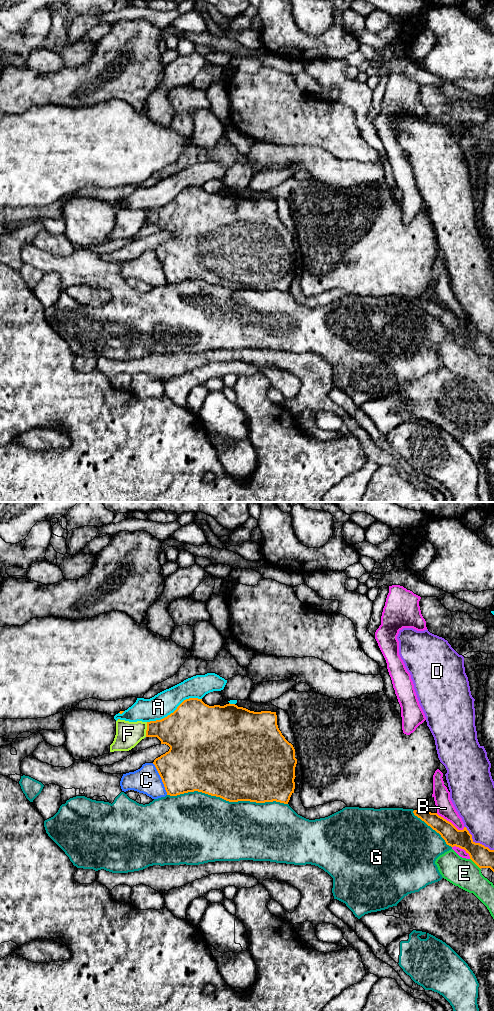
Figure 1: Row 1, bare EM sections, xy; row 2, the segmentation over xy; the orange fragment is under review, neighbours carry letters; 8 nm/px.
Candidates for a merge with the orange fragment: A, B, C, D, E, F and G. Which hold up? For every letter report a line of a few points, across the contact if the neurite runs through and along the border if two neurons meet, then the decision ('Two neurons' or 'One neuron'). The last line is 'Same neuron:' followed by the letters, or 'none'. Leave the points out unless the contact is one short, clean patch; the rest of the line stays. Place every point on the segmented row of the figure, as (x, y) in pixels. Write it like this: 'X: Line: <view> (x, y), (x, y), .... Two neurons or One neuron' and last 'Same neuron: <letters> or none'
A: Two neurons
B: Two neurons
C: Line: xy (152, 763), (167, 794). Two neurons
D: Two neurons
E: Two neurons
F: Two neurons
G: Two neurons
Same neuron: none

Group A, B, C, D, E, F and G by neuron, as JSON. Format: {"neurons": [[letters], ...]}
{"neurons": [["A"], ["B"], ["C", "G"], ["D"], ["E"], ["F"]]}

